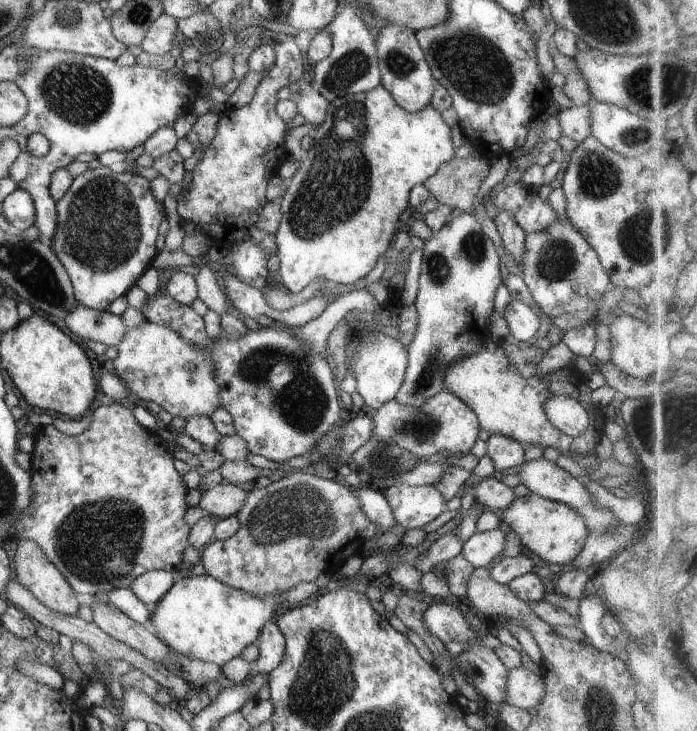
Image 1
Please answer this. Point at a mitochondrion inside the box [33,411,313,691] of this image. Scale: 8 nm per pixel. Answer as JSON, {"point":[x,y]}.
{"point":[98,543]}

